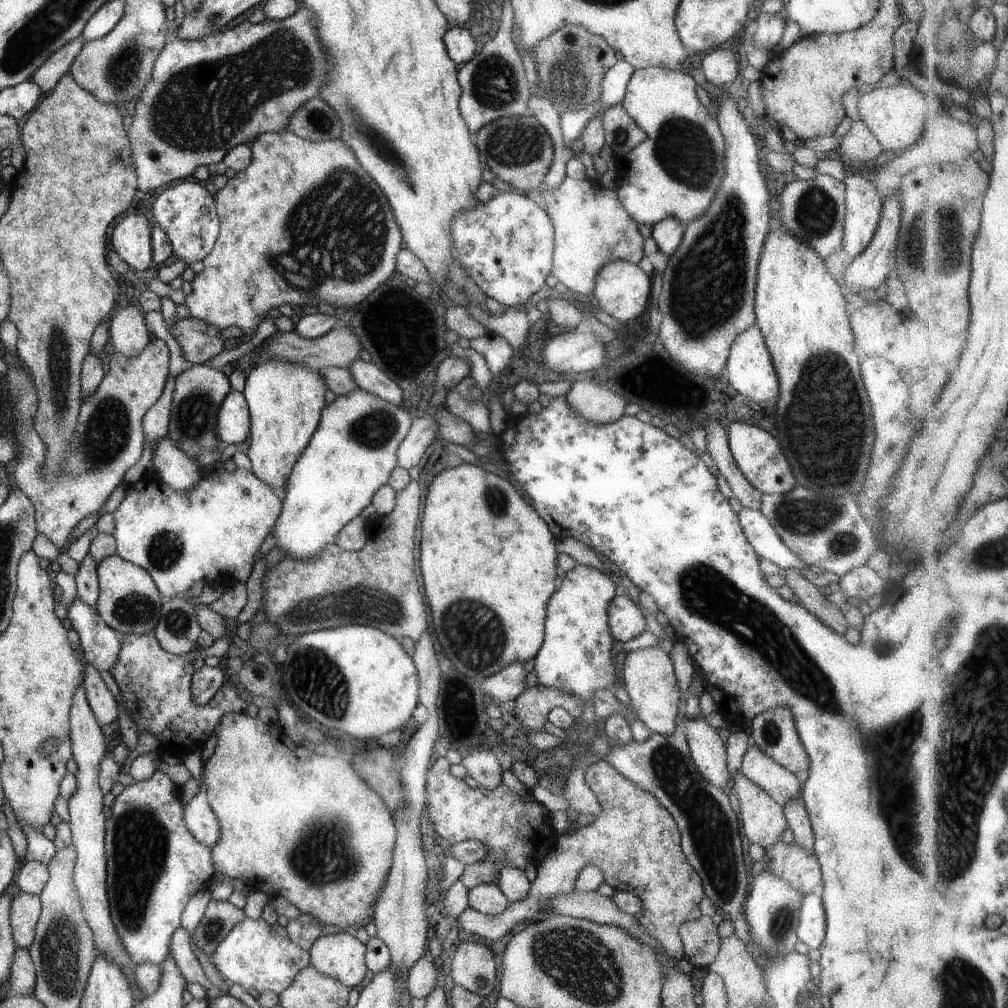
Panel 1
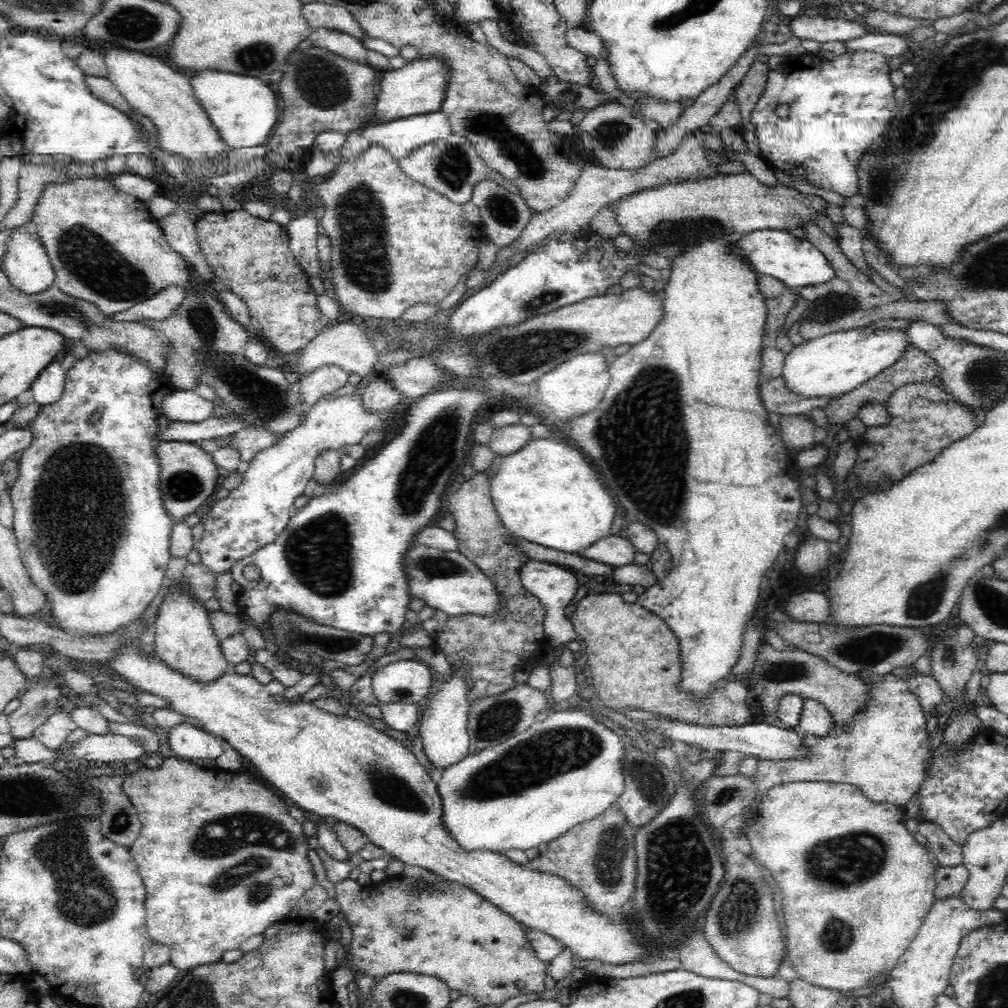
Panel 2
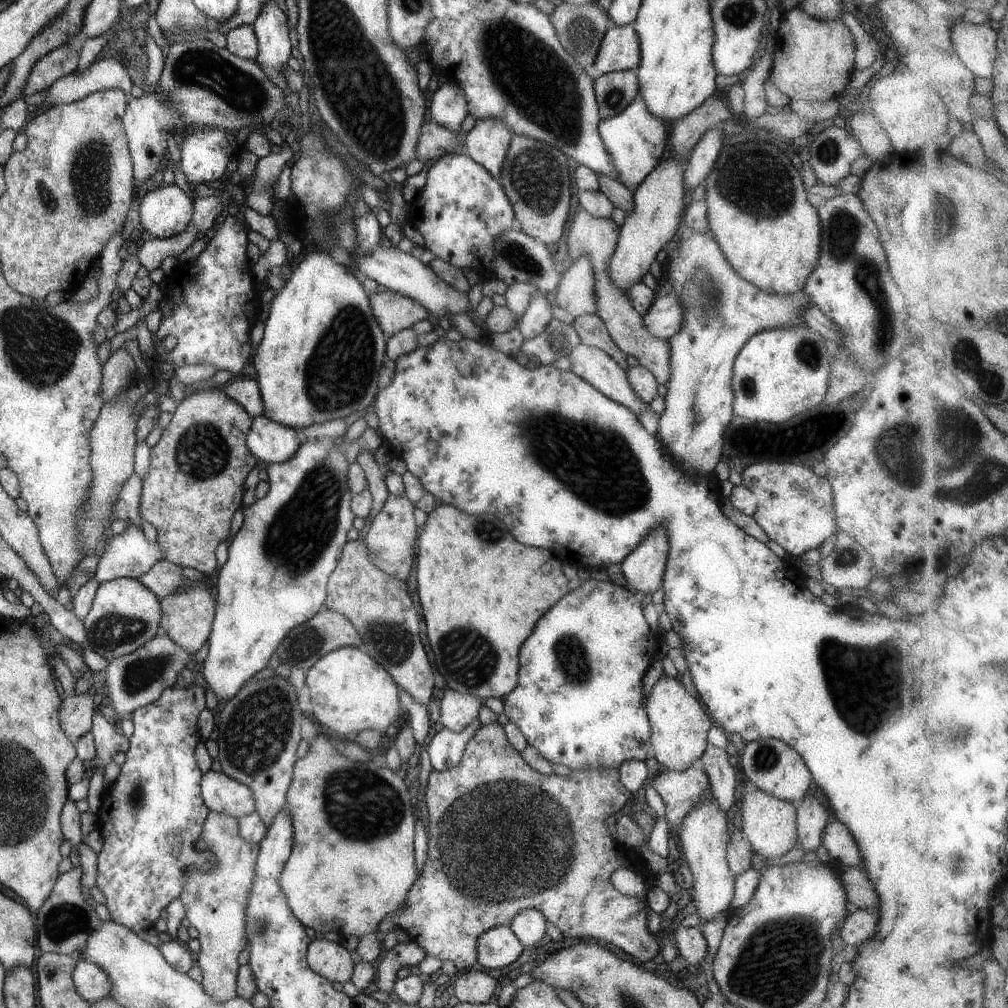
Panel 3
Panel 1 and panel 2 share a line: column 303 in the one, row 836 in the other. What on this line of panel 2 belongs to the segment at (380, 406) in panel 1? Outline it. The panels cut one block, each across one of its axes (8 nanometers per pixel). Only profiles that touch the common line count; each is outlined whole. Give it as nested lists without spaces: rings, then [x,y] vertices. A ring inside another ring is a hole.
[[[568,707],[564,711],[548,710],[548,718],[543,721],[536,721],[526,732],[513,736],[512,738],[491,746],[483,748],[474,754],[469,754],[466,758],[462,758],[460,762],[448,766],[442,770],[442,774],[438,780],[435,781],[438,794],[441,798],[441,823],[446,829],[448,836],[464,852],[476,852],[476,850],[487,850],[488,852],[495,852],[501,856],[505,856],[508,850],[530,850],[530,848],[537,848],[540,844],[549,843],[551,840],[566,834],[573,826],[582,824],[582,822],[593,819],[598,814],[606,810],[614,801],[616,801],[624,790],[624,779],[622,774],[622,756],[626,752],[624,745],[625,740],[616,735],[613,731],[599,723],[592,715],[588,714],[585,709],[578,707]]]

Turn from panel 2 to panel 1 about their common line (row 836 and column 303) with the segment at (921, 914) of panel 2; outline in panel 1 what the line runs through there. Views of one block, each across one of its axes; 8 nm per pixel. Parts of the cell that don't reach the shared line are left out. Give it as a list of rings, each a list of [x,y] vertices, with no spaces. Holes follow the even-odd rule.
[[[244,712],[222,714],[216,724],[215,734],[210,744],[208,755],[204,758],[201,768],[203,786],[206,787],[206,797],[210,809],[216,816],[219,834],[217,842],[210,848],[210,861],[215,873],[221,873],[223,877],[230,879],[242,879],[246,882],[248,890],[260,890],[269,899],[282,896],[295,906],[302,914],[311,914],[325,931],[335,929],[349,929],[347,932],[355,934],[355,931],[365,924],[372,922],[369,904],[373,902],[377,890],[382,886],[392,863],[392,852],[395,846],[396,830],[390,810],[383,804],[382,798],[372,791],[364,780],[361,780],[353,772],[350,764],[341,755],[328,752],[319,754],[303,746],[294,744],[283,734],[273,736],[269,723],[263,723],[258,717],[249,717]]]

